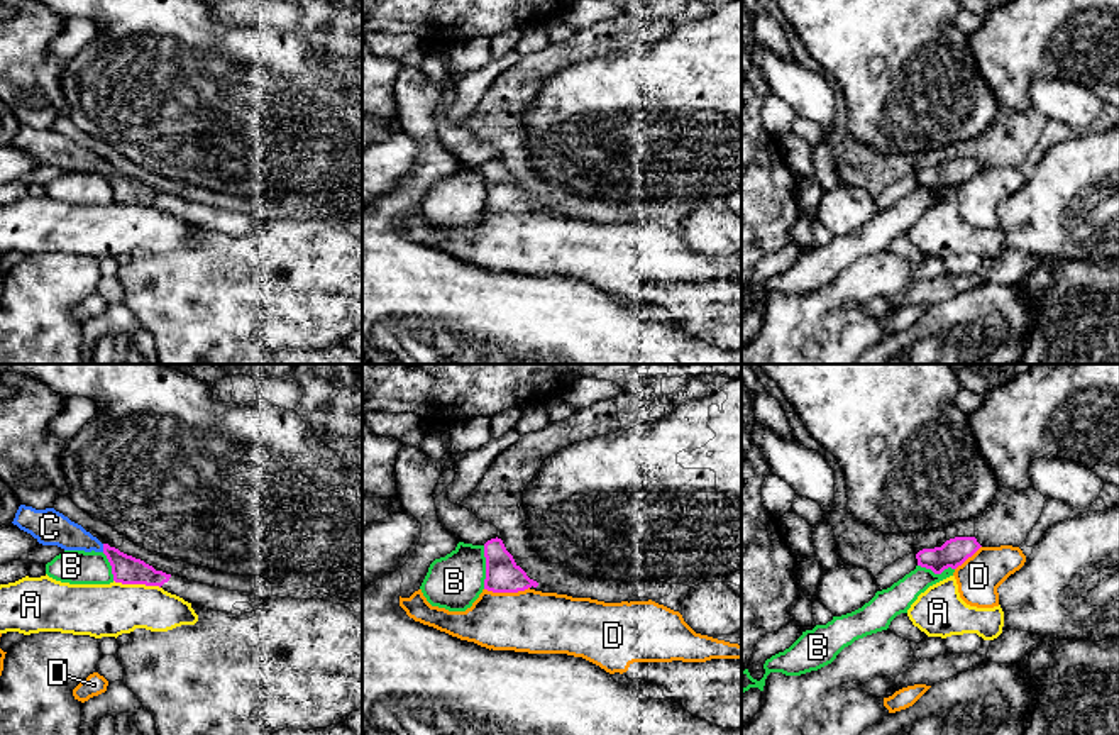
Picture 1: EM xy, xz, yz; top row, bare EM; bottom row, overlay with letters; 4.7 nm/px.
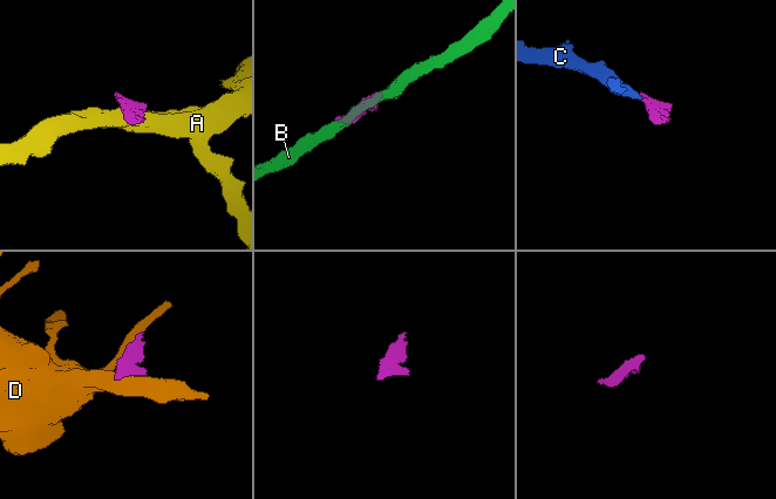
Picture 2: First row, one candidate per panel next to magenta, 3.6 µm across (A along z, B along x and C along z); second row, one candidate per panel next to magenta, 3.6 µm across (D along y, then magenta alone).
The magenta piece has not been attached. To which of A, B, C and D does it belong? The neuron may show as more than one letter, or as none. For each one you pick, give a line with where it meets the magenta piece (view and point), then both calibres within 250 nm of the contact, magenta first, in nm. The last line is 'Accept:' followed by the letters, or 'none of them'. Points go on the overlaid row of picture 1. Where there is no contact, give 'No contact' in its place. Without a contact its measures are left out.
C: Touches magenta at xy (104, 547). Thickness 140 nm (magenta) against 160 nm
Accept: C

